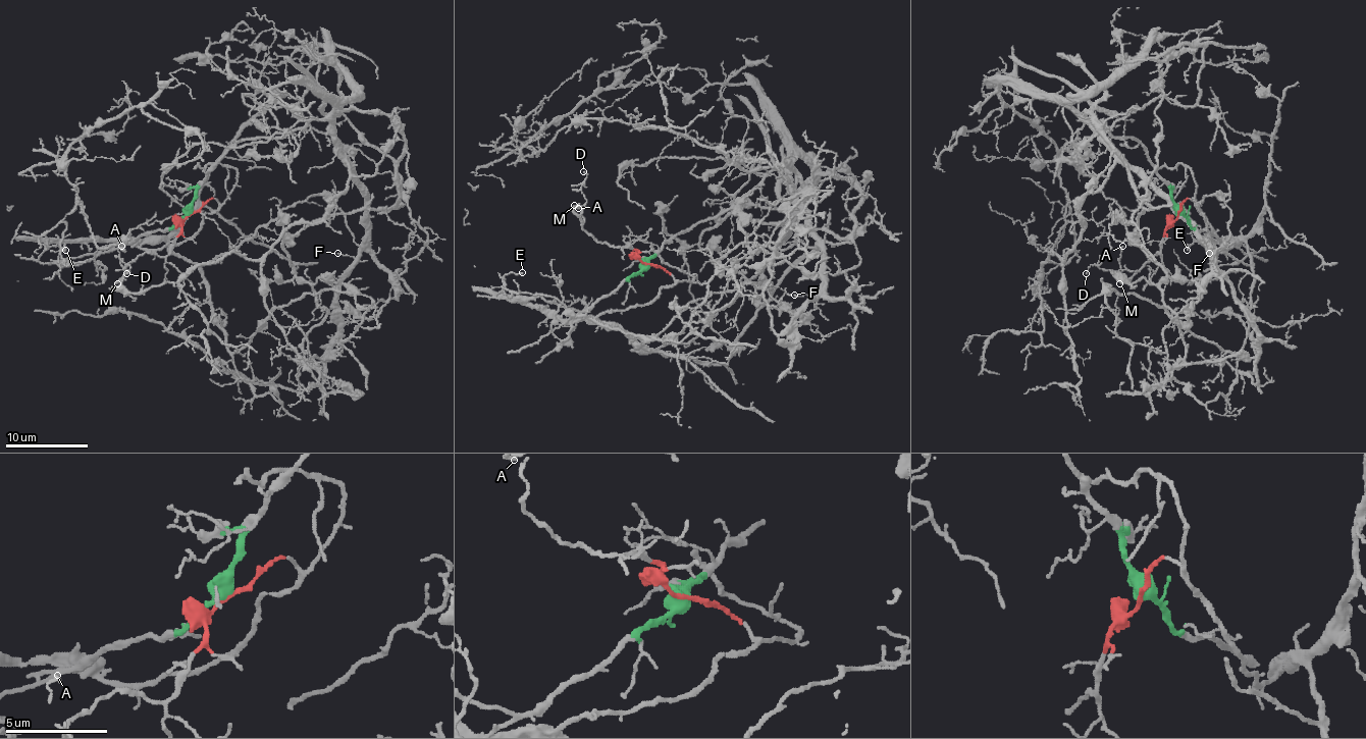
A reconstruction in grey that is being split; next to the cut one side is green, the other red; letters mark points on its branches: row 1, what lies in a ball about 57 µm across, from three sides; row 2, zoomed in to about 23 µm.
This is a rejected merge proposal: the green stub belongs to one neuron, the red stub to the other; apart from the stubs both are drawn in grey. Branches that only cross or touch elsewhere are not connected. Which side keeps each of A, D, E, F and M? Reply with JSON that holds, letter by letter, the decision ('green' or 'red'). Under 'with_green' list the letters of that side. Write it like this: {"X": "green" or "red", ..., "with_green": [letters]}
{"A": "red", "D": "red", "E": "green", "F": "green", "M": "red", "with_green": ["E", "F"]}

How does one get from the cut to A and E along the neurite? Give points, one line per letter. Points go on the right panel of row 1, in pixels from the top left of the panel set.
A: (1177, 213), (1162, 238), (1160, 257), (1158, 253), (1142, 267), (1130, 271), (1119, 263), (1123, 247)
E: (1177, 213), (1194, 227), (1214, 233), (1224, 245), (1210, 263), (1214, 263), (1202, 247), (1194, 243), (1188, 251)

